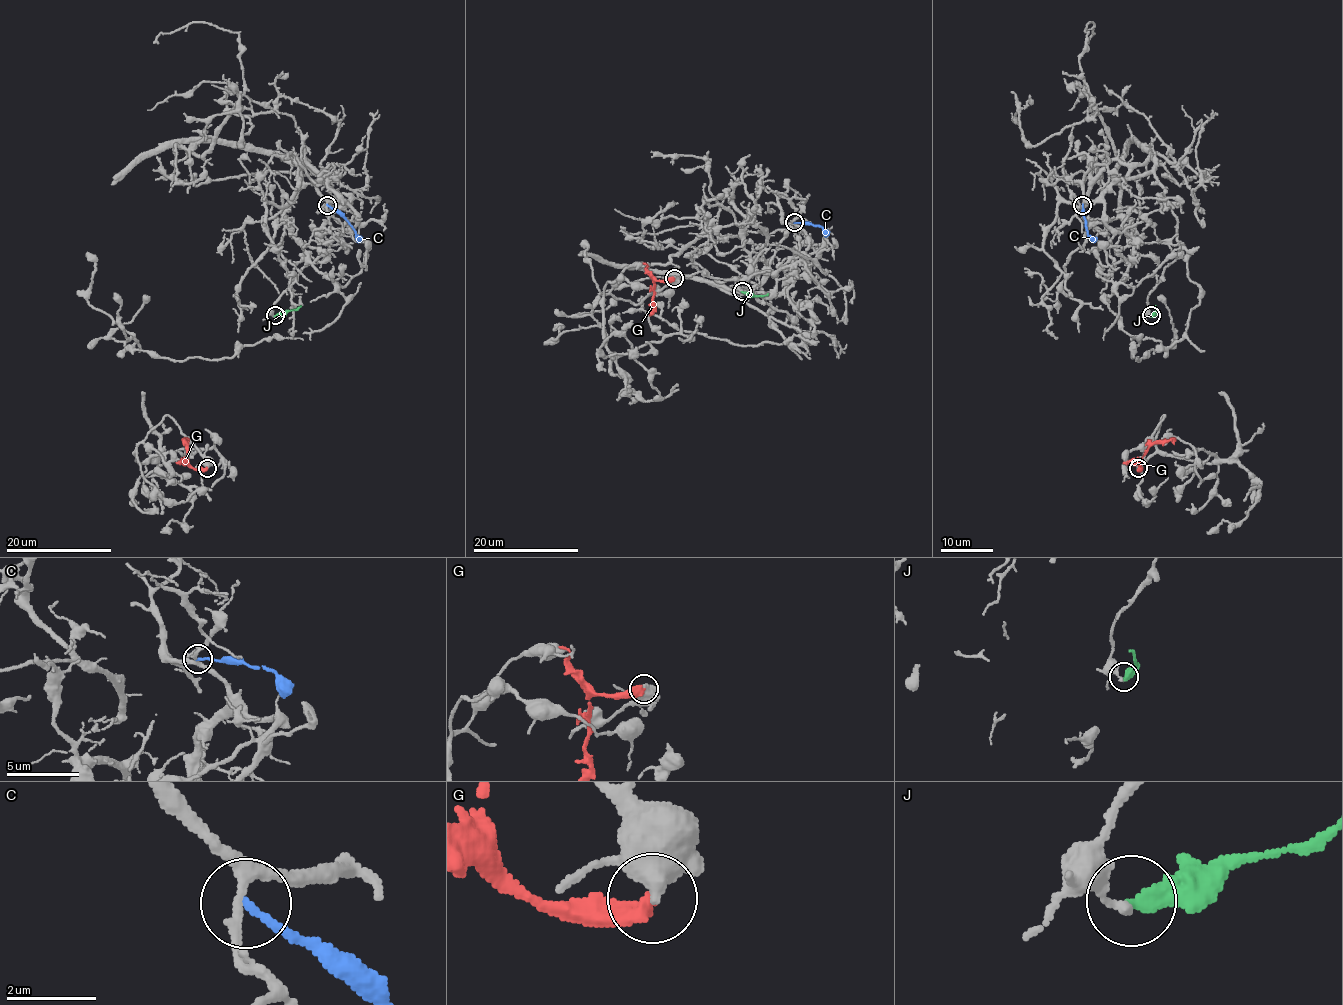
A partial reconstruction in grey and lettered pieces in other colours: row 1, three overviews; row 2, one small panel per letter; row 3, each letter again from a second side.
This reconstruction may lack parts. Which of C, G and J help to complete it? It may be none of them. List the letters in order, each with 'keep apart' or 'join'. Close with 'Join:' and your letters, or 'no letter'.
C: keep apart
G: keep apart
J: keep apart
Join: no letter

